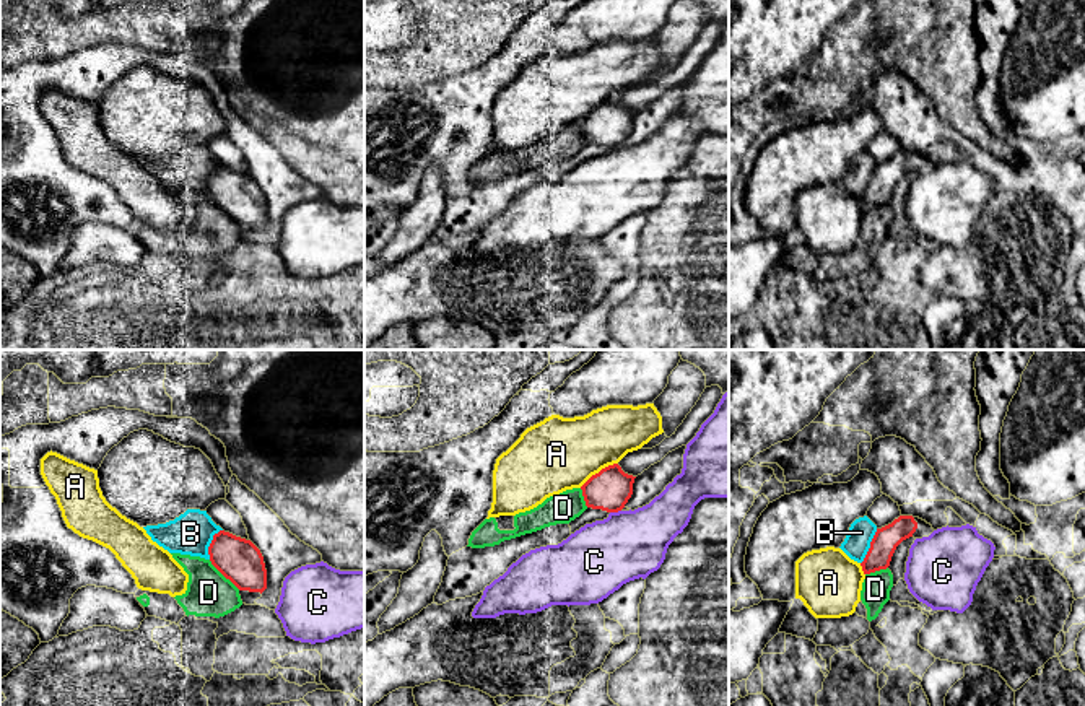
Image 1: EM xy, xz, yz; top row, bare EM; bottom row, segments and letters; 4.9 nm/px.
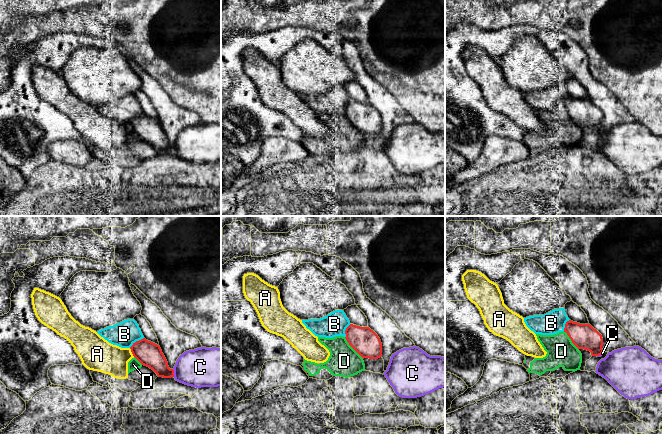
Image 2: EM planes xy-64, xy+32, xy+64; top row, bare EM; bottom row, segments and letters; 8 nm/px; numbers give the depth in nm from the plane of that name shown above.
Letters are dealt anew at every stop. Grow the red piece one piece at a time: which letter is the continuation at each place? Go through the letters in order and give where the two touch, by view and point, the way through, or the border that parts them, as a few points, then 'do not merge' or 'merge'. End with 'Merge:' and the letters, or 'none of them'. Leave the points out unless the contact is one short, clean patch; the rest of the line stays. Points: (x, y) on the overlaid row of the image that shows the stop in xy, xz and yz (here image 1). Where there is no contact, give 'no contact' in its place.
A: xz (599, 472) | do not merge
B: yz (871, 547) | do not merge
C: xz (615, 511) | along xz (620, 509), (610, 513) | do not merge
D: xy (225, 576) | along xy (209, 560), (239, 589) | do not merge
Merge: none of them

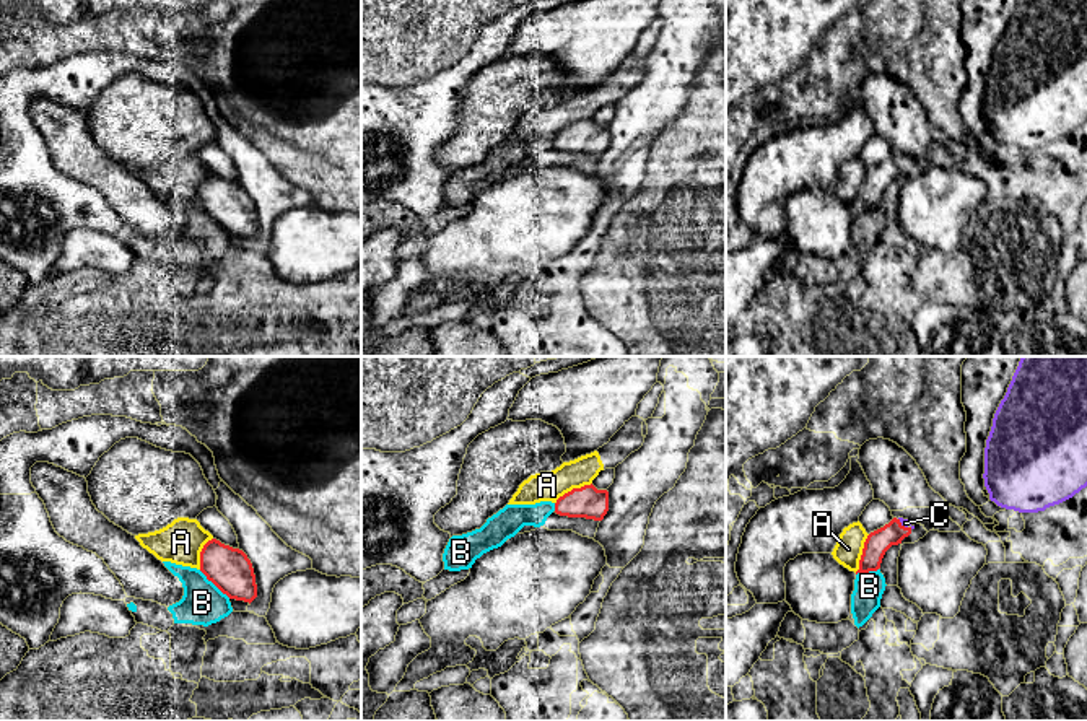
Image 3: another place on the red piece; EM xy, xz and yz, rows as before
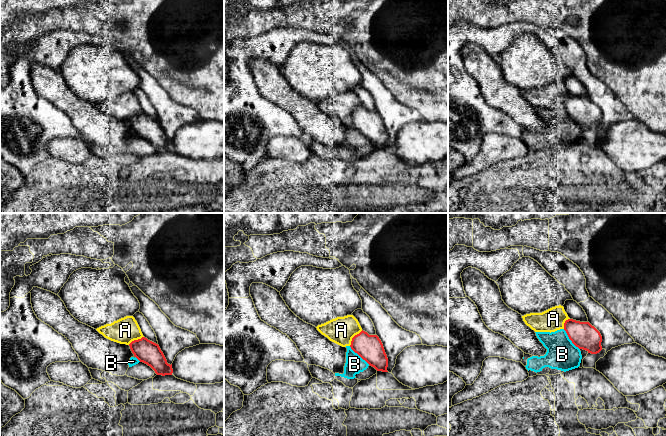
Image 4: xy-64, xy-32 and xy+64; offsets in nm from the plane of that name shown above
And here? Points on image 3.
A: xz (573, 489) | do not merge
B: xy (215, 585) | along xy (199, 570), (230, 598) | do not merge
C: yz (900, 523) | merge
Merge: C

